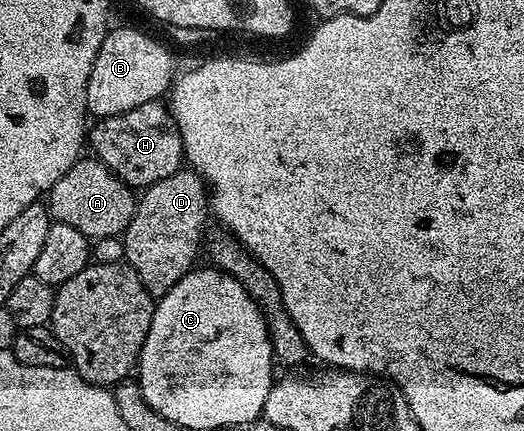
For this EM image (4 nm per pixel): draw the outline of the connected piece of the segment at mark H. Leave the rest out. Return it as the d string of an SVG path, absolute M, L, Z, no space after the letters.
M159 100L140 104L128 112L99 118L89 127L88 146L93 157L103 162L121 182L131 188L145 188L183 169L182 137L169 105Z

